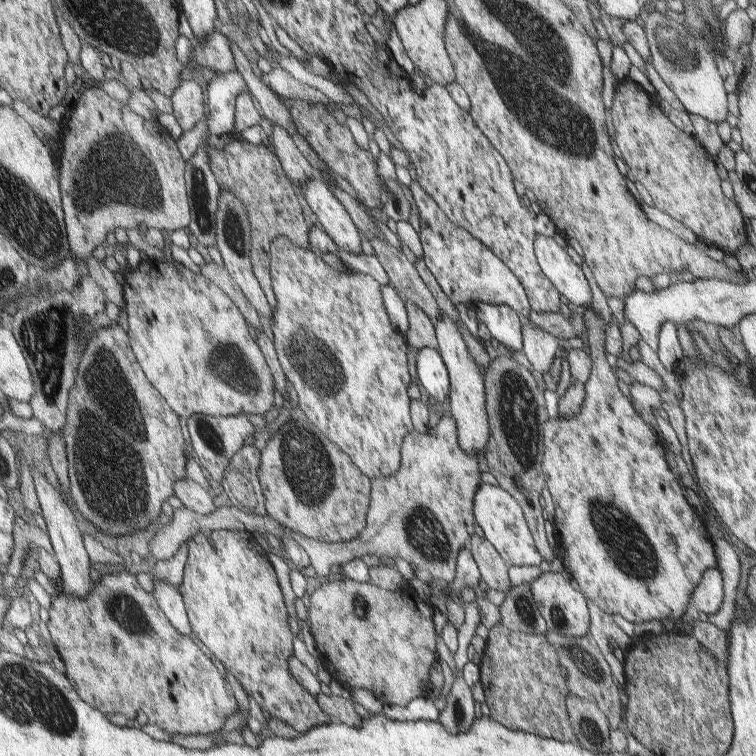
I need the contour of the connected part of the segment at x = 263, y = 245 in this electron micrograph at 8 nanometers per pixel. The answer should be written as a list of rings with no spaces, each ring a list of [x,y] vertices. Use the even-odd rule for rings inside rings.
[[[214,133],[210,146],[202,154],[206,156],[214,178],[218,181],[221,191],[230,191],[248,213],[252,225],[252,241],[250,260],[256,278],[268,295],[268,302],[277,309],[277,292],[272,284],[270,266],[273,261],[274,243],[278,237],[289,238],[296,246],[307,248],[305,242],[305,222],[297,204],[297,196],[293,192],[291,180],[283,172],[283,166],[276,152],[268,146],[254,146],[240,136],[220,137]]]

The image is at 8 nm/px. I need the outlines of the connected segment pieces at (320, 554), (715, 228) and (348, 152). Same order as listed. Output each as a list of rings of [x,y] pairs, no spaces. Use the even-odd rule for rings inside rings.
[[[447,414],[439,418],[435,427],[435,434],[419,433],[415,430],[407,432],[403,436],[403,444],[400,446],[400,462],[397,470],[387,477],[369,478],[369,510],[367,510],[367,526],[352,541],[340,543],[313,542],[311,538],[305,538],[290,531],[286,527],[283,530],[277,528],[277,538],[284,534],[290,536],[305,551],[310,566],[317,576],[331,577],[330,566],[344,564],[353,558],[373,553],[380,563],[391,563],[397,556],[405,560],[411,568],[425,570],[433,581],[441,587],[449,586],[455,580],[456,555],[465,547],[469,538],[473,536],[473,523],[475,516],[472,514],[472,502],[475,500],[477,484],[479,484],[479,472],[477,472],[477,455],[468,456],[456,444],[456,424]]]
[[[629,76],[615,84],[615,93],[608,109],[613,125],[613,141],[621,160],[627,165],[627,175],[632,182],[639,182],[651,197],[655,208],[689,229],[697,240],[707,245],[719,248],[723,253],[734,254],[745,242],[745,228],[743,218],[735,206],[735,202],[727,200],[719,188],[719,176],[715,172],[713,160],[707,152],[697,144],[691,136],[681,132],[669,120],[665,120],[663,112],[657,108],[655,102],[643,90],[635,90],[635,82]]]
[[[286,97],[279,98],[288,109],[295,131],[313,150],[313,153],[321,160],[326,168],[340,176],[357,194],[359,201],[369,208],[378,208],[379,204],[379,180],[377,180],[377,170],[375,170],[375,156],[367,149],[360,148],[354,141],[353,136],[346,125],[339,124],[332,116],[332,111],[327,110],[325,105],[320,103],[307,103],[300,99],[288,100]]]

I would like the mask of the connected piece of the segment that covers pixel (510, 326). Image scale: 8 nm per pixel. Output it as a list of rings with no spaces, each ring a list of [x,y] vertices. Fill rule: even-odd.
[[[483,302],[476,304],[475,317],[477,321],[483,323],[494,340],[508,347],[513,351],[522,351],[522,343],[520,338],[520,321],[518,315],[509,309],[506,305],[491,305]]]

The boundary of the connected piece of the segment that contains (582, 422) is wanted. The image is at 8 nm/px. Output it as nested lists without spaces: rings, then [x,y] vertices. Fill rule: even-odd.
[[[586,306],[587,310],[584,312],[582,318],[586,325],[585,340],[591,354],[590,358],[590,372],[588,380],[584,383],[585,398],[581,402],[579,412],[571,418],[546,418],[540,422],[540,438],[542,447],[540,454],[537,456],[540,462],[540,472],[544,480],[544,486],[549,490],[551,501],[555,506],[555,538],[557,538],[557,555],[563,560],[562,564],[565,571],[571,576],[571,583],[583,595],[587,602],[597,604],[598,608],[604,614],[609,616],[617,614],[625,618],[628,622],[643,622],[645,620],[661,621],[665,618],[671,618],[673,621],[681,620],[683,610],[687,606],[687,602],[691,602],[692,591],[696,589],[702,581],[701,574],[705,574],[710,569],[717,567],[714,551],[712,548],[712,540],[705,523],[699,520],[699,516],[693,512],[693,508],[689,504],[685,504],[687,500],[681,494],[681,488],[675,480],[675,476],[669,472],[667,462],[665,462],[665,448],[661,446],[659,438],[647,428],[647,424],[639,418],[637,412],[633,410],[631,402],[619,392],[619,388],[615,386],[615,376],[608,366],[608,362],[604,358],[603,341],[607,334],[605,326],[602,321],[592,312],[592,307]]]

